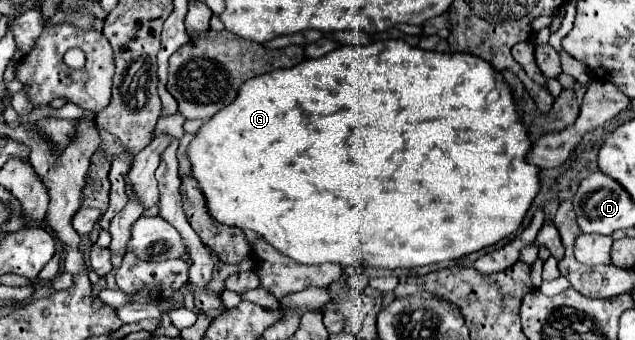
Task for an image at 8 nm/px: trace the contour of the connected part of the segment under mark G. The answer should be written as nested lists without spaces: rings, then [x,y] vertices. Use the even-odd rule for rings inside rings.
[[[388,39],[374,41],[364,47],[342,45],[324,57],[306,59],[292,69],[276,69],[246,81],[240,87],[238,97],[200,127],[188,147],[188,159],[192,161],[192,175],[198,179],[200,189],[208,199],[208,209],[216,221],[256,231],[276,251],[298,263],[398,269],[454,261],[496,245],[516,233],[532,201],[540,193],[542,169],[524,161],[528,145],[532,145],[532,139],[524,125],[524,113],[514,99],[512,87],[504,81],[502,73],[492,69],[492,65],[480,61],[480,57],[472,57],[472,53],[424,51],[408,45],[404,39]]]

